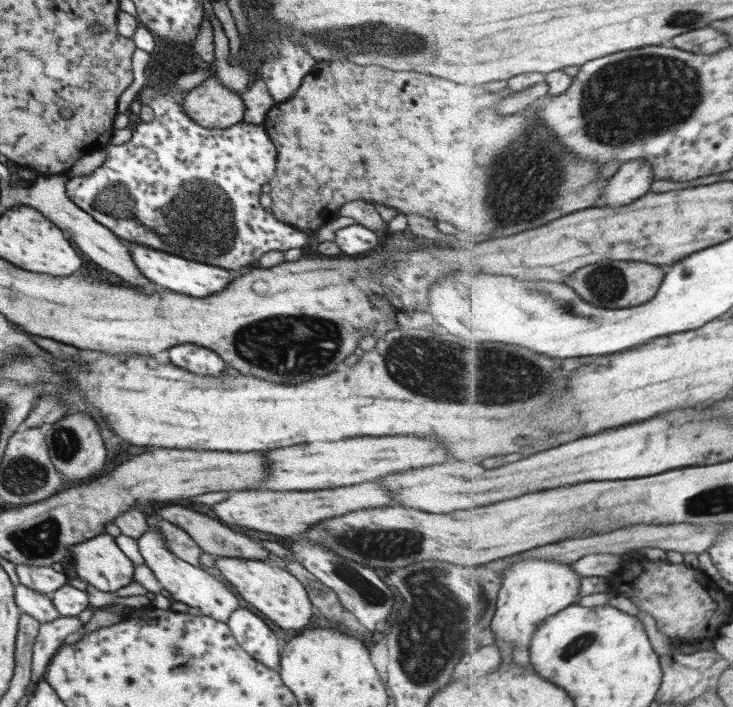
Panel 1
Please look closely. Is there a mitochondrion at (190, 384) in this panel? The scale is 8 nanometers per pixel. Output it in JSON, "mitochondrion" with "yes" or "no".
{"mitochondrion":"no"}

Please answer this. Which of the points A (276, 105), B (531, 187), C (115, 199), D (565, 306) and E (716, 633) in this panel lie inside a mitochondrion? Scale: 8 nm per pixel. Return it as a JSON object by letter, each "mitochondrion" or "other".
{"A":"other","B":"mitochondrion","C":"mitochondrion","D":"mitochondrion","E":"other"}

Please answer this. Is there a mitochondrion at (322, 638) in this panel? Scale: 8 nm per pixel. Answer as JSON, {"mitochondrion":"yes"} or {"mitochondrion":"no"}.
{"mitochondrion":"no"}

